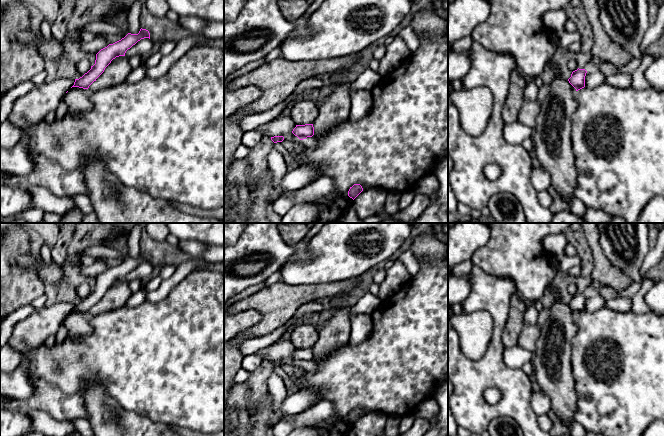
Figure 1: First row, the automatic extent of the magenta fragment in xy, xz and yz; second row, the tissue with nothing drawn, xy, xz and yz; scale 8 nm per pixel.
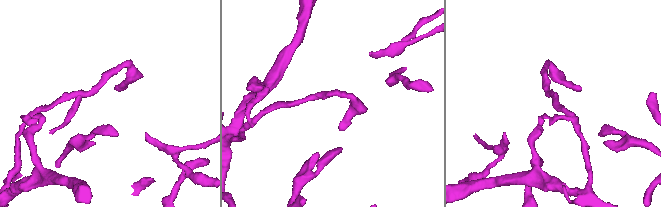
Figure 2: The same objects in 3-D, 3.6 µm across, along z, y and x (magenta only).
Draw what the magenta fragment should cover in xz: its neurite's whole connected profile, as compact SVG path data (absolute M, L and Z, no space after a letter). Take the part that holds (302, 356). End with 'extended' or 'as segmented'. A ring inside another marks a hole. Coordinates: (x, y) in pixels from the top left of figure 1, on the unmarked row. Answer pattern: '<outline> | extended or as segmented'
M313 348L296 349L292 357L297 360L300 364L312 361L314 359Z | as segmented

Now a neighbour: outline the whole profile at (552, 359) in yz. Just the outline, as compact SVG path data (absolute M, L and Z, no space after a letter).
M550 285L555 301L547 321L540 327L532 364L542 392L551 400L553 411L570 427L577 410L575 379L571 367L571 341L577 326L576 314L564 303L558 288Z

